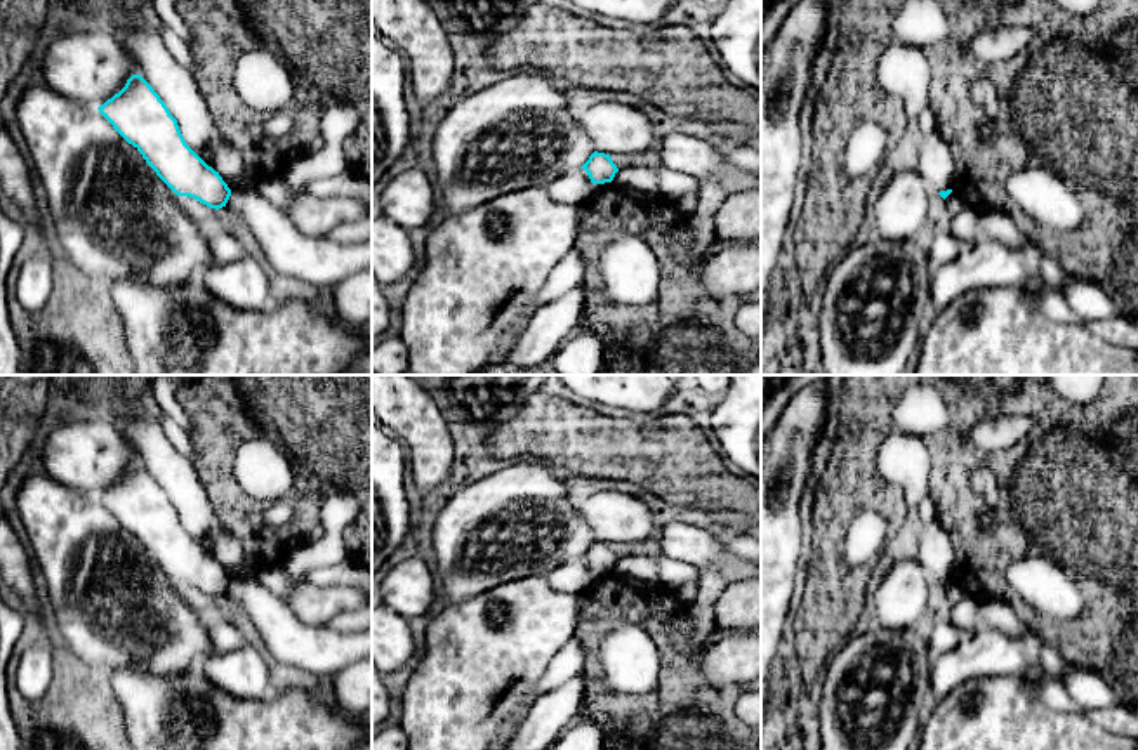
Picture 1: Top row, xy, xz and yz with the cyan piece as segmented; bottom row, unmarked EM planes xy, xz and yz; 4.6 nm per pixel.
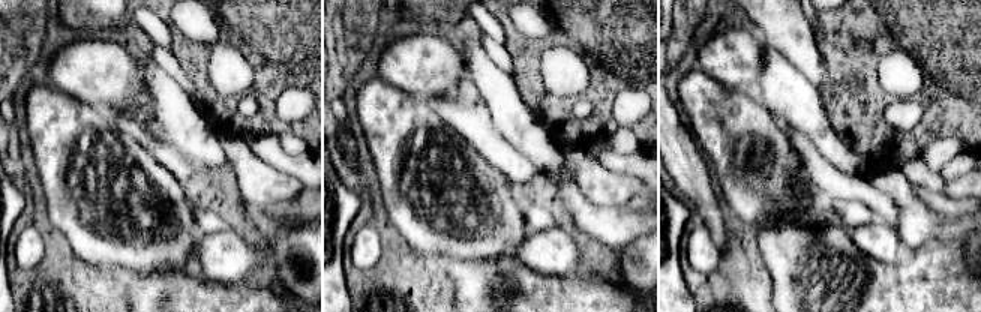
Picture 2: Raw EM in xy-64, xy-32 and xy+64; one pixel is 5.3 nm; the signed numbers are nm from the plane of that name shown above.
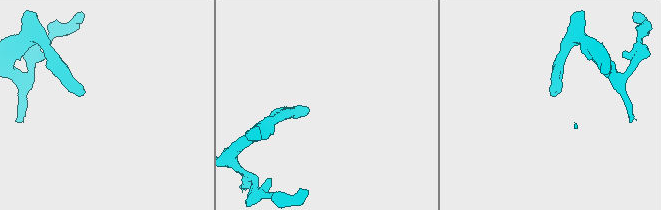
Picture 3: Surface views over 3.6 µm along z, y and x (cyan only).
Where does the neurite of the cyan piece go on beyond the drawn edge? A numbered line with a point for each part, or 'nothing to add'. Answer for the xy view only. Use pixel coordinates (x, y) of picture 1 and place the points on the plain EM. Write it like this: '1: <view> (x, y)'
nothing to add

